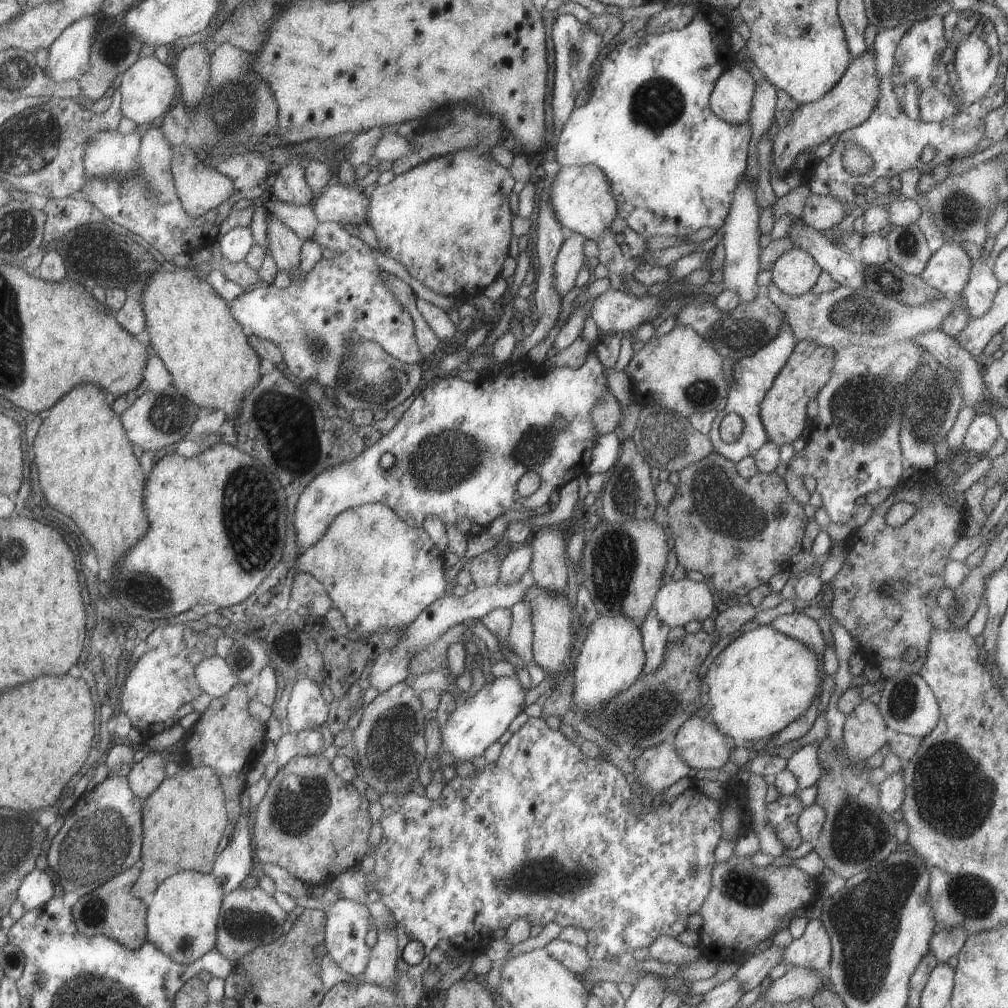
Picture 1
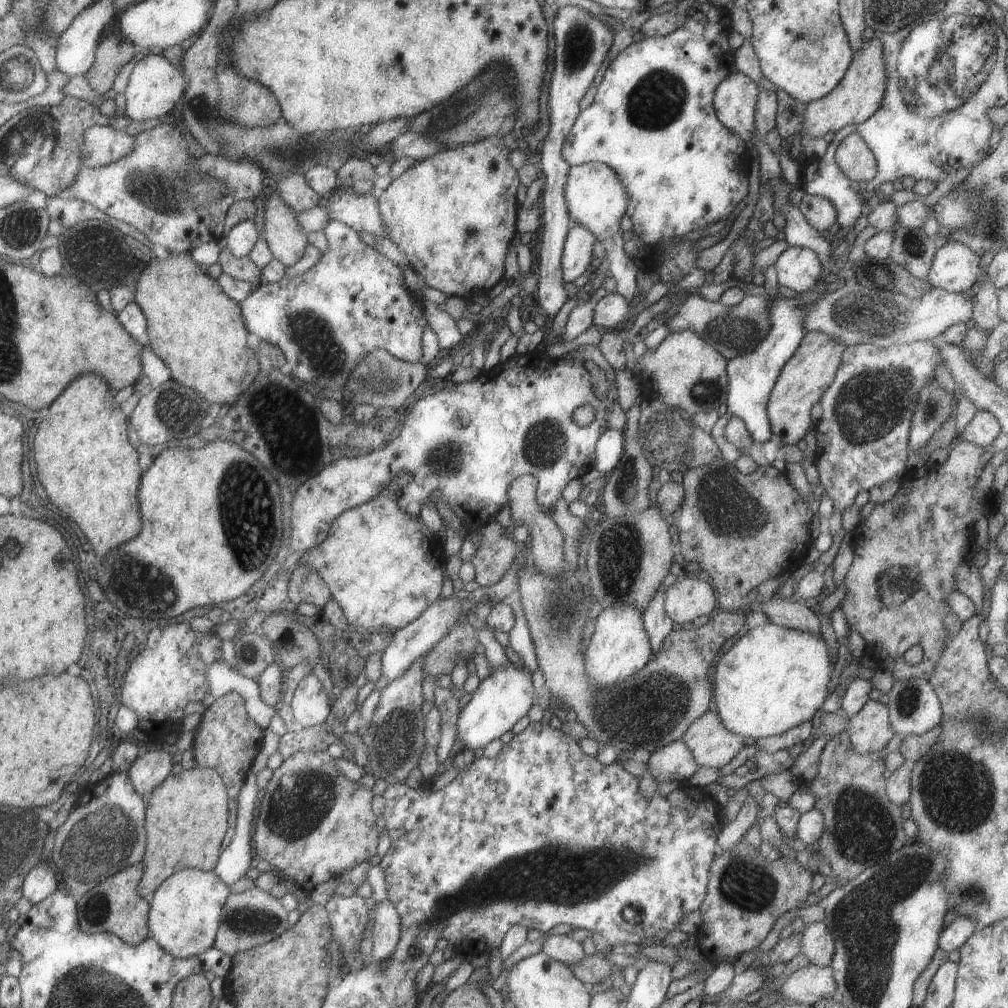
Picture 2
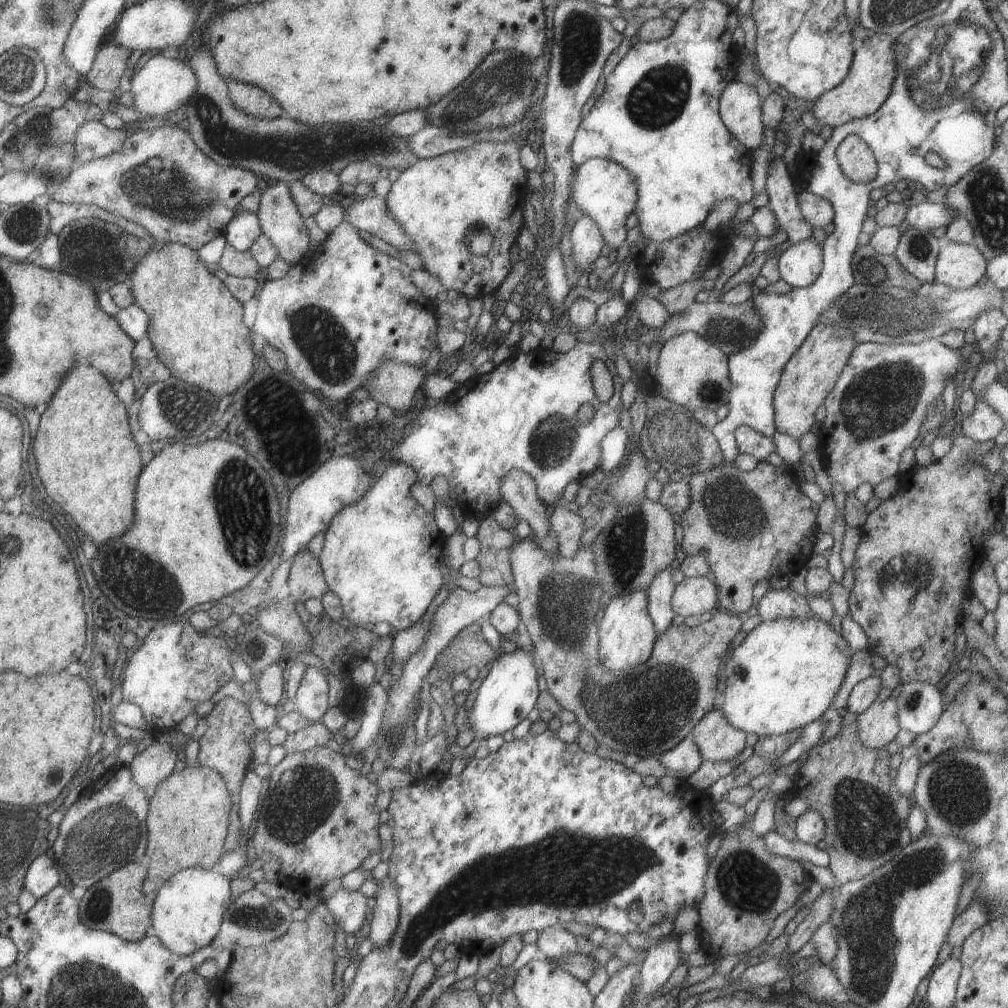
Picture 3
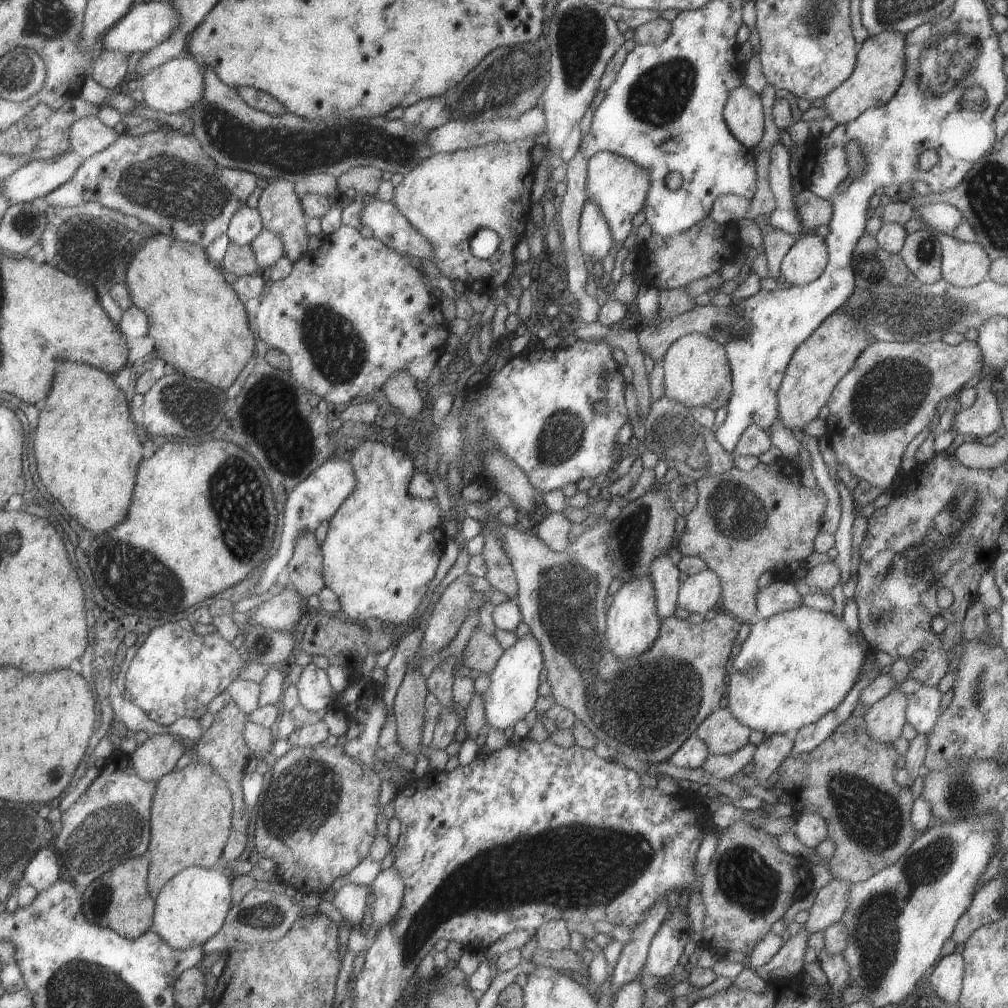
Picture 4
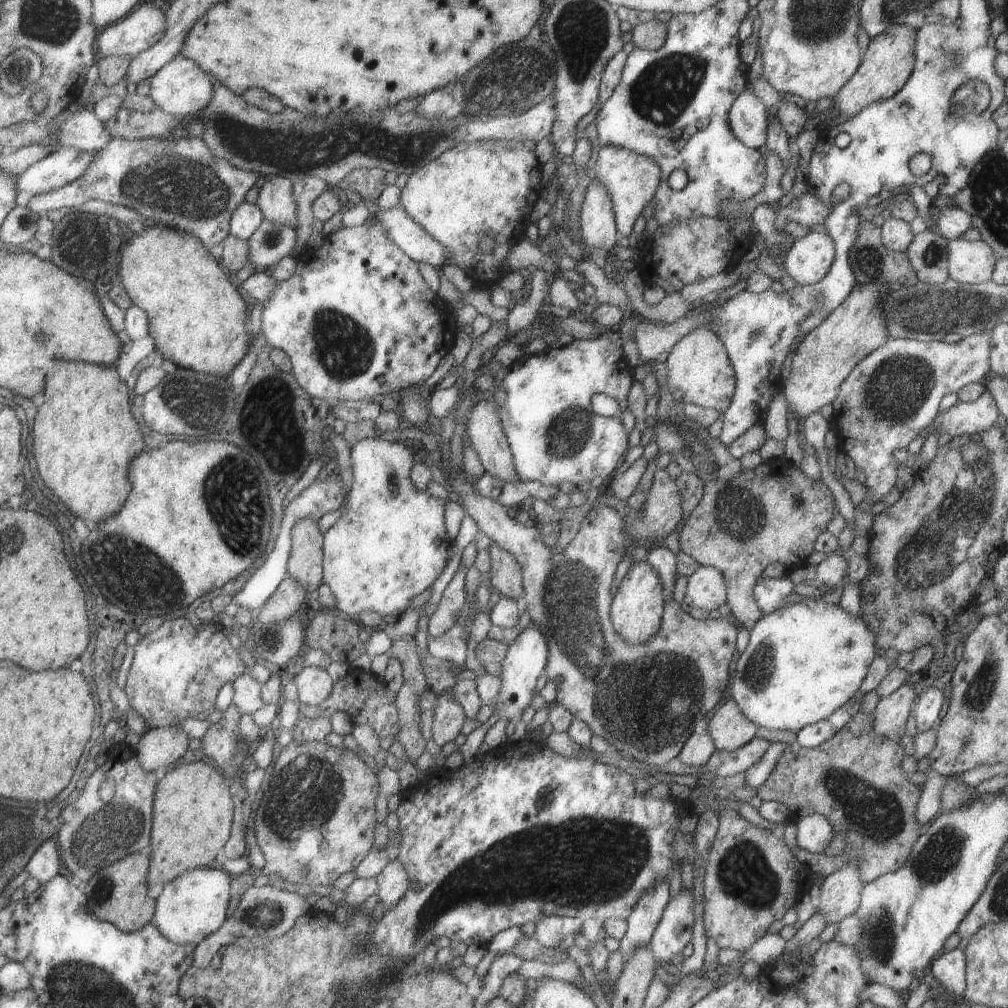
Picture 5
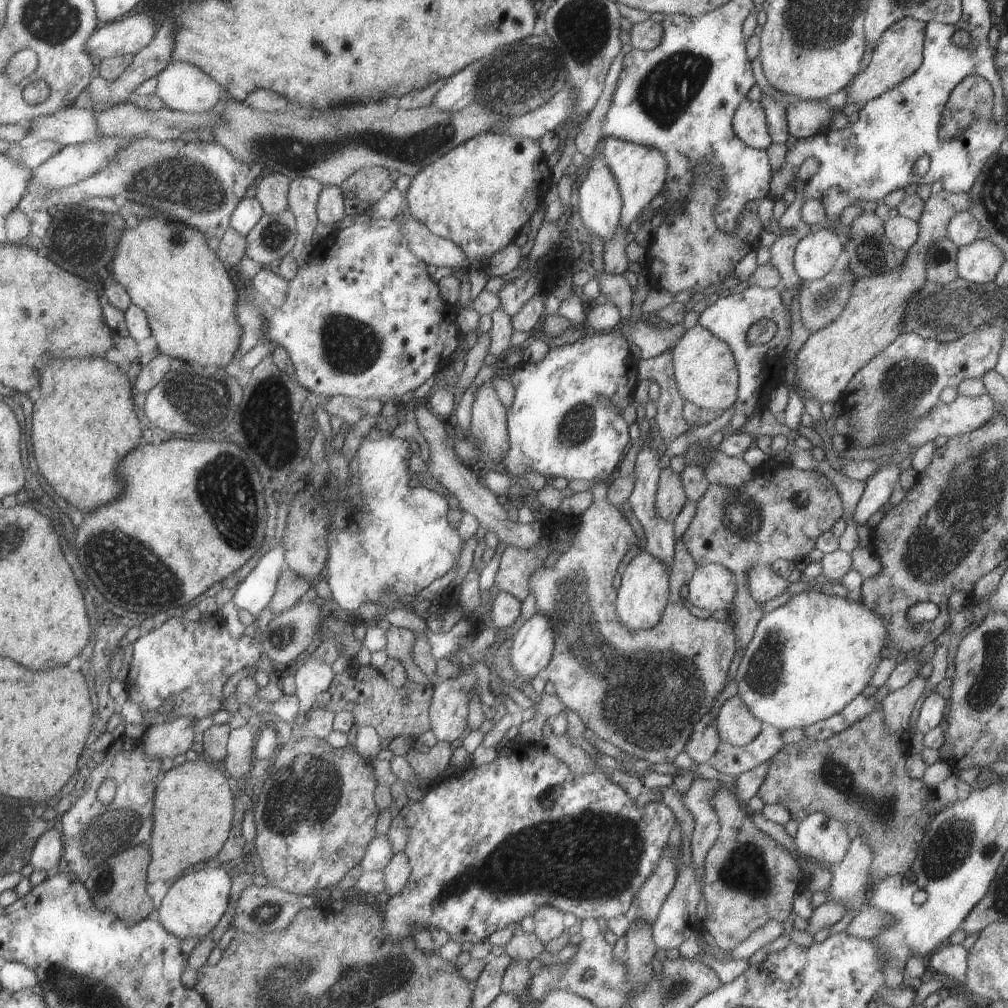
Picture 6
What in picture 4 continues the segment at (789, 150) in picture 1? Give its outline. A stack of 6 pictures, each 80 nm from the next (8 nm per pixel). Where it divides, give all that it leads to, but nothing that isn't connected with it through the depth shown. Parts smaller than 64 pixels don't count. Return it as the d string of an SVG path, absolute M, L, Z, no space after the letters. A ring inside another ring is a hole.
M887 30L876 35L868 35L861 46L857 47L858 53L853 72L847 80L844 80L824 98L823 106L836 124L848 123L857 118L865 109L889 102L904 79L906 69L904 67L904 38L905 35L899 31Z

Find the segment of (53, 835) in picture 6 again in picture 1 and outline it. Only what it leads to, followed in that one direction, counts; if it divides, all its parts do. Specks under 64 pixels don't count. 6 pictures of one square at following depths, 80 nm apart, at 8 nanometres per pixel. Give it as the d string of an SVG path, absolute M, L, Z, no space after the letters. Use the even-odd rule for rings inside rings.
M44 869L35 870L24 878L18 893L25 910L30 911L47 904L55 896L55 884Z

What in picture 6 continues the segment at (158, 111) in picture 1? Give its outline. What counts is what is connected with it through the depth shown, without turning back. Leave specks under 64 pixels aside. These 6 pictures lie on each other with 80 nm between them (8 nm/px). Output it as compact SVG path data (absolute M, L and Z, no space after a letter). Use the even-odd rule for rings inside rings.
M171 61L156 80L155 94L164 106L184 113L217 109L224 95L216 80L189 63Z

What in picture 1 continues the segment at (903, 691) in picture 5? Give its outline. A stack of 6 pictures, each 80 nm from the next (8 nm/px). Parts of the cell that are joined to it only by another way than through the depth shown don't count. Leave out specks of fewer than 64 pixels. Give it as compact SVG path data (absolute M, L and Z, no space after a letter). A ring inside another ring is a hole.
M869 699L859 701L859 704L856 704L856 707L845 715L842 731L842 746L846 752L846 759L850 760L849 764L865 761L876 750L879 750L886 744L888 732L889 729L885 726L877 705L871 703Z

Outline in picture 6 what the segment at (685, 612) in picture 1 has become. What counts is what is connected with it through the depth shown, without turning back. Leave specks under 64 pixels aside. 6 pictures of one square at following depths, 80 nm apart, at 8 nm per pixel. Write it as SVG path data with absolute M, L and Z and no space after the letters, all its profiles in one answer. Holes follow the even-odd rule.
M710 563L697 567L687 584L686 599L692 606L726 611L736 596L736 584L733 574L721 564Z

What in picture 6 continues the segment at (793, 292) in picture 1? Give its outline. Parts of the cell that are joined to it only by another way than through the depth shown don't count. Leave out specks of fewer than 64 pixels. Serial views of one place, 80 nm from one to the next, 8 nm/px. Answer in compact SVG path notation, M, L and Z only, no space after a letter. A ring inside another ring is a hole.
M829 229L809 232L797 242L794 255L794 271L801 281L821 278L834 265L840 252L842 242Z

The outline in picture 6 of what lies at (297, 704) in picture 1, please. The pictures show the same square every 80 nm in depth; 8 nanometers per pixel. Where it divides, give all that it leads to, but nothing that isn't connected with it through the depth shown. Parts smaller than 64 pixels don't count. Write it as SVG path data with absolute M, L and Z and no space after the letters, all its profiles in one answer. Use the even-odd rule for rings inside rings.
M304 656L305 662L293 671L296 691L294 695L305 702L314 704L316 696L327 690L334 672L331 665L313 657Z

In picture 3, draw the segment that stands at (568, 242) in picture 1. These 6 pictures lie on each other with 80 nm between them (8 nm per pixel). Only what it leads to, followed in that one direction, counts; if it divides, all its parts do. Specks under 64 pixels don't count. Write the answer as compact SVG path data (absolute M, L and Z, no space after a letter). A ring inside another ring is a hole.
M579 214L570 232L570 255L581 272L592 267L594 260L605 244L601 231L594 220L585 214Z

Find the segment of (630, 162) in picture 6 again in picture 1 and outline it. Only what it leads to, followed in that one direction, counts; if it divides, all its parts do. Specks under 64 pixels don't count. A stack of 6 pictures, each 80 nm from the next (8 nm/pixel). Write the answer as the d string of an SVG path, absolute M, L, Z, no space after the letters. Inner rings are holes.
M591 163L574 167L562 166L550 185L550 207L554 208L554 215L561 226L582 234L587 240L593 240L597 244L600 250L597 259L608 270L610 288L629 293L625 285L625 275L630 273L632 265L621 253L617 242L613 241L615 233L609 229L611 220L617 215L617 207L602 170Z

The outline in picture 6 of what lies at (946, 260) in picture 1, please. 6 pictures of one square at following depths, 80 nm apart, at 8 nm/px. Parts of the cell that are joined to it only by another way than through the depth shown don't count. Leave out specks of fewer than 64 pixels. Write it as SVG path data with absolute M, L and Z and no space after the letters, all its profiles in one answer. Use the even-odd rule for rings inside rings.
M987 238L960 246L956 254L958 278L975 284L991 282L1004 260L1002 250Z

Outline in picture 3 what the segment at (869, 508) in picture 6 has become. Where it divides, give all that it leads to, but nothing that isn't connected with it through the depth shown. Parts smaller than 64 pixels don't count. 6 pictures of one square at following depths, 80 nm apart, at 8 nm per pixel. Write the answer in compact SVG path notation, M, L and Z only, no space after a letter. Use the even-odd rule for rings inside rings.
M938 339L920 343L857 343L823 401L826 415L816 434L819 442L817 452L821 456L823 469L833 478L829 481L841 484L846 494L853 493L862 482L873 487L891 476L897 476L899 455L905 448L916 444L927 408L940 396L948 380L953 378L958 382L966 363L965 353L946 347Z

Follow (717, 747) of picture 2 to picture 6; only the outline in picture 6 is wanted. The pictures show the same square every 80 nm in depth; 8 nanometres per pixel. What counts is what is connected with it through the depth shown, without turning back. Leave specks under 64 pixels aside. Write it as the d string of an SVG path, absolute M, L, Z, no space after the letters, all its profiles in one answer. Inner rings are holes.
M739 695L723 702L713 725L721 741L733 746L743 746L751 742L760 733L762 722L749 712Z

